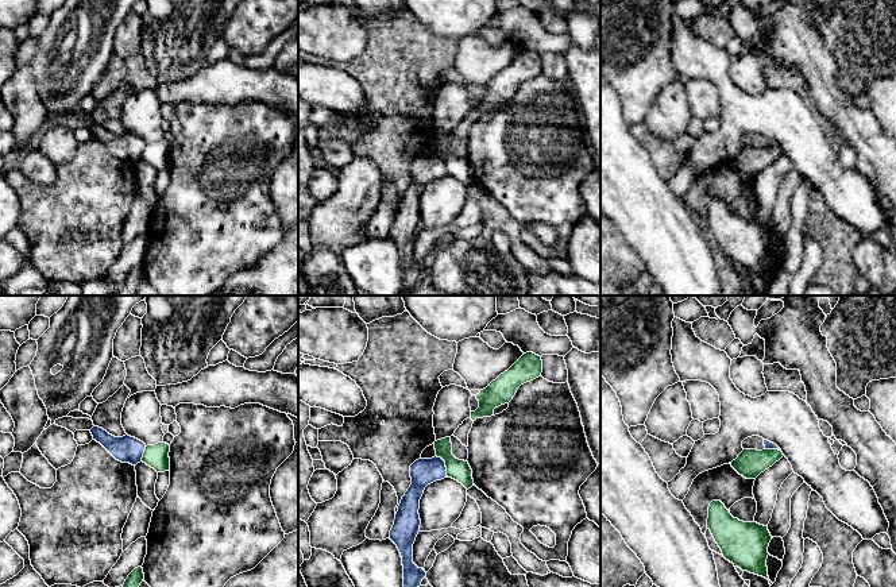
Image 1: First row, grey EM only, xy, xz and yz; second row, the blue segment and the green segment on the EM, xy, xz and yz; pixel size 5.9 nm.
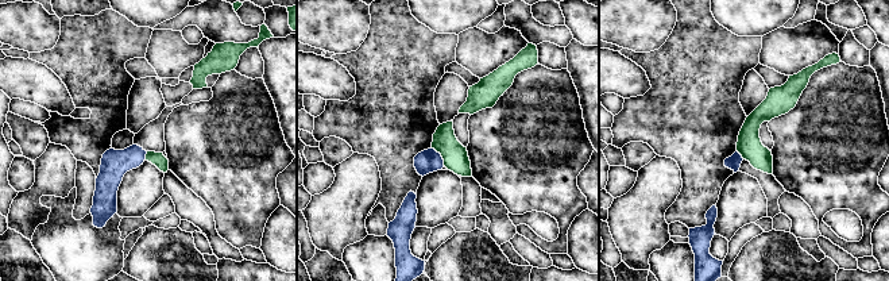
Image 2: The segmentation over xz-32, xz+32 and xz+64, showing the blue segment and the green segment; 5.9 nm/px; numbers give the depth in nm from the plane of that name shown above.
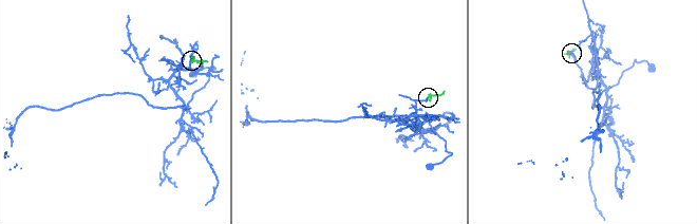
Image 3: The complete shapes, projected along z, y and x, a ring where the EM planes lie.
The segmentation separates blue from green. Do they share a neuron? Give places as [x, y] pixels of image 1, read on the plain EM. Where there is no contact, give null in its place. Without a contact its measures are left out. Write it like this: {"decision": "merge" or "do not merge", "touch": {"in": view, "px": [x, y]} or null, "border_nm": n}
{"decision": "do not merge", "touch": {"in": "xz", "px": [444, 162]}, "border_nm": 140}

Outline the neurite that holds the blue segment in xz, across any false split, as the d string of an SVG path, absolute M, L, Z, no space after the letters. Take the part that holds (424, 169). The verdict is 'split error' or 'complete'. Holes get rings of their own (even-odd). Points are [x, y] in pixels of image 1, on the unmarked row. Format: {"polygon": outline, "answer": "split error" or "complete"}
{"polygon": "M441 155L418 157L410 163L412 182L405 190L390 228L390 237L397 243L403 263L403 291L421 283L426 270L413 260L413 242L420 229L420 197L428 182L447 175Z", "answer": "complete"}

